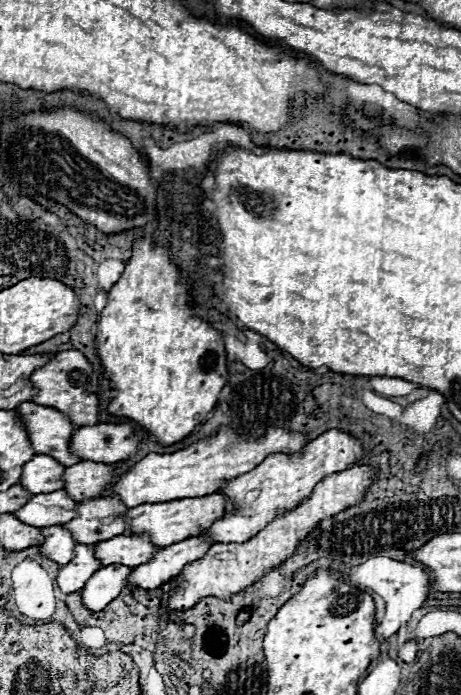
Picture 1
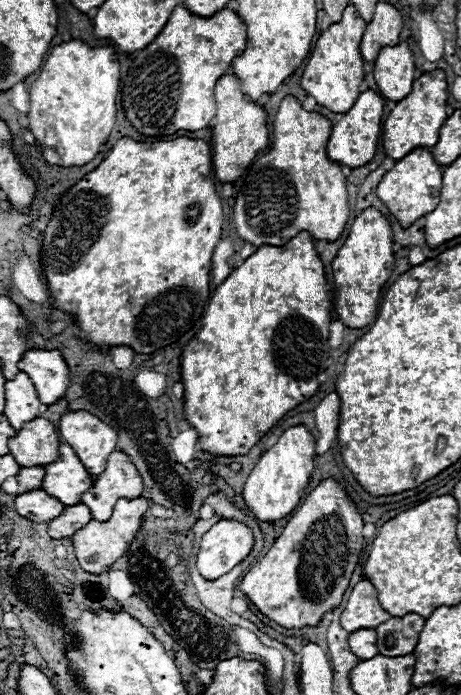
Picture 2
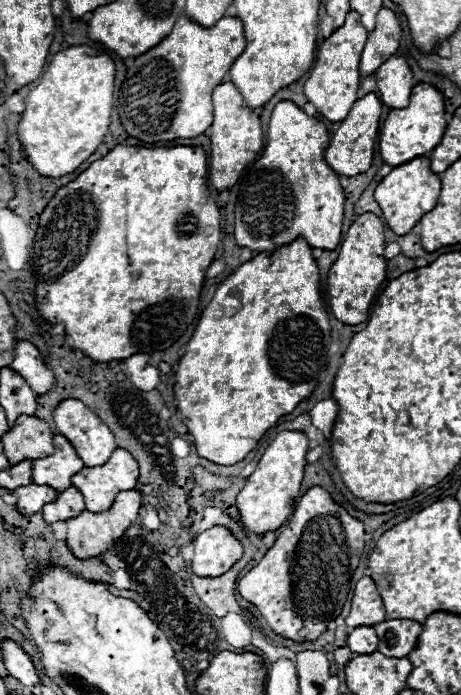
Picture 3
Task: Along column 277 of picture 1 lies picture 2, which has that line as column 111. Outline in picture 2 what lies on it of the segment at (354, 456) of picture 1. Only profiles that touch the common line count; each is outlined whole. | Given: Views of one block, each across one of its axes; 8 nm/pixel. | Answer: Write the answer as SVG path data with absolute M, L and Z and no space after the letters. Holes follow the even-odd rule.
M114 450L112 456L108 458L106 470L98 476L92 476L92 486L82 496L82 504L90 508L94 520L108 522L114 504L120 498L134 500L140 498L142 492L144 492L144 484L130 456Z

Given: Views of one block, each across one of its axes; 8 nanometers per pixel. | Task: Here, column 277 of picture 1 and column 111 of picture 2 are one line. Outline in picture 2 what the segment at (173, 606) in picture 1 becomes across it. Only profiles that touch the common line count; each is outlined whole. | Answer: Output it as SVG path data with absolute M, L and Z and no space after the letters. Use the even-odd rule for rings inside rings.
M140 498L140 500L118 500L112 520L108 522L98 522L98 520L90 520L80 532L76 532L76 536L72 536L72 546L74 546L74 554L80 562L80 566L84 568L84 572L88 574L102 574L106 572L114 560L118 560L120 556L126 554L126 550L130 548L130 542L134 540L134 536L140 530L142 524L142 516L148 510L148 500Z

